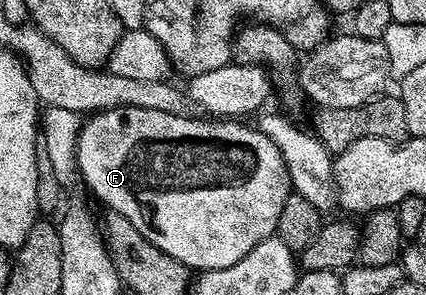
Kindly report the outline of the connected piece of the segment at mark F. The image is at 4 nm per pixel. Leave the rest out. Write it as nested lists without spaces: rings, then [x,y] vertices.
[[[120,105],[117,109],[102,109],[87,118],[83,122],[80,134],[77,137],[76,170],[79,180],[113,213],[122,215],[134,223],[134,227],[158,251],[170,255],[170,259],[178,259],[189,271],[207,271],[210,269],[221,269],[230,267],[242,259],[258,243],[262,243],[276,232],[278,215],[282,215],[282,203],[286,203],[290,192],[288,179],[288,168],[274,143],[265,135],[259,127],[252,129],[248,123],[237,123],[232,119],[204,119],[199,121],[193,115],[181,115],[178,113],[167,113],[166,111],[150,111],[146,107],[134,107],[133,105]]]

